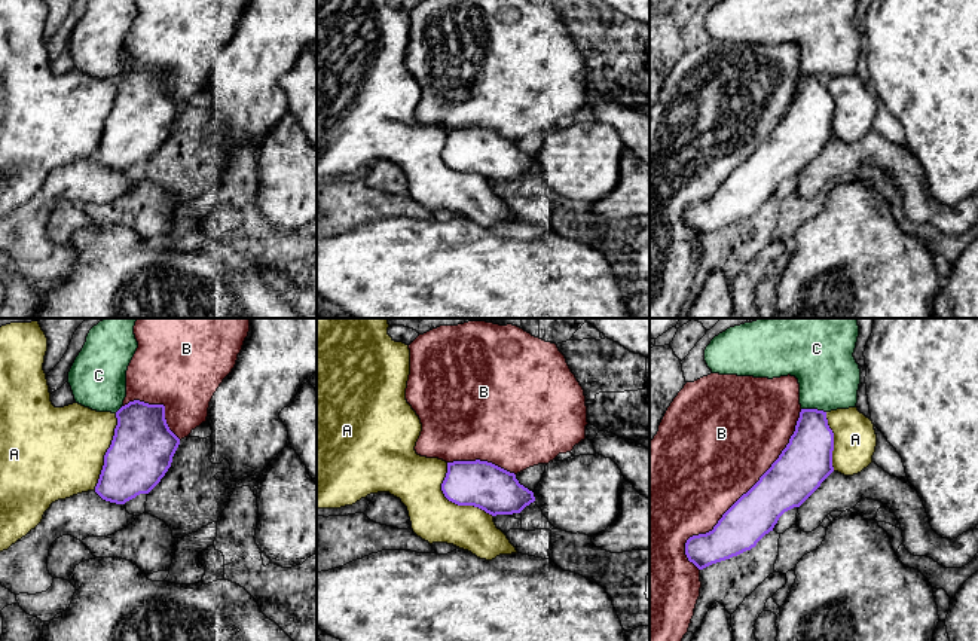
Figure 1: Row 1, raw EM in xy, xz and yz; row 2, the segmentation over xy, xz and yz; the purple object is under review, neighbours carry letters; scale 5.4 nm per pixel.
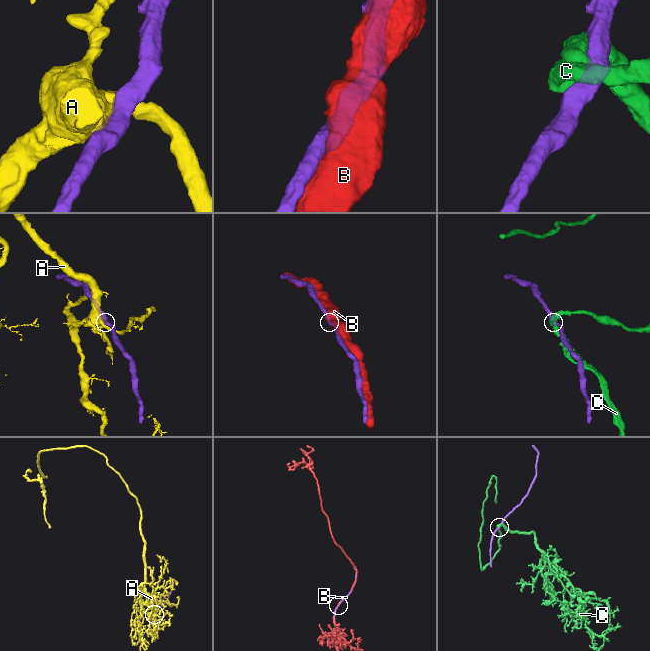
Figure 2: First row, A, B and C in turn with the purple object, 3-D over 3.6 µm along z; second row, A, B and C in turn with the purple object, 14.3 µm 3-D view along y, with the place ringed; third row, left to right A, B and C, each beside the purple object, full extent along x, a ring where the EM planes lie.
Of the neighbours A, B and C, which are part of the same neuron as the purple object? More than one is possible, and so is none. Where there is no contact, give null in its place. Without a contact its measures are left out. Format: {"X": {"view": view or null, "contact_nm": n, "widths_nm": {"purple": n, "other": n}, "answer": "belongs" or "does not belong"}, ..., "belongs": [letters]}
{"A": {"view": "xz", "contact_nm": 380, "widths_nm": {"purple": 260, "other": 280}, "answer": "does not belong"}, "B": {"view": "yz", "contact_nm": 1050, "widths_nm": {"purple": 260, "other": 500}, "answer": "belongs"}, "C": {"view": "yz", "contact_nm": 140, "widths_nm": {"purple": 260, "other": 340}, "answer": "does not belong"}, "belongs": ["B"]}

